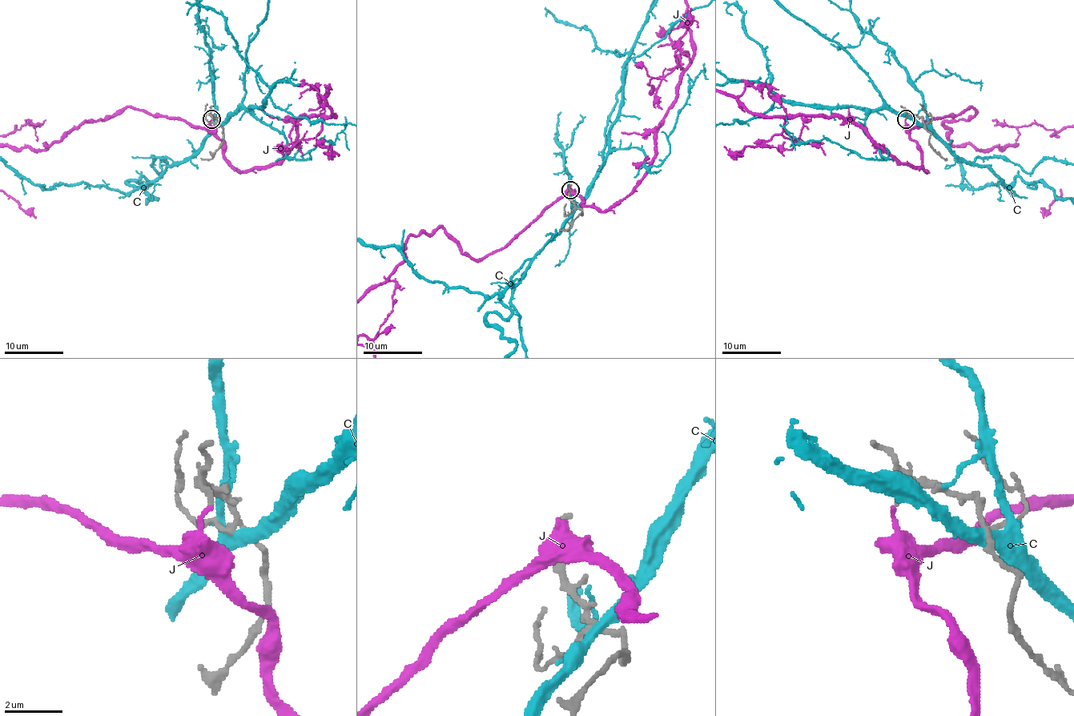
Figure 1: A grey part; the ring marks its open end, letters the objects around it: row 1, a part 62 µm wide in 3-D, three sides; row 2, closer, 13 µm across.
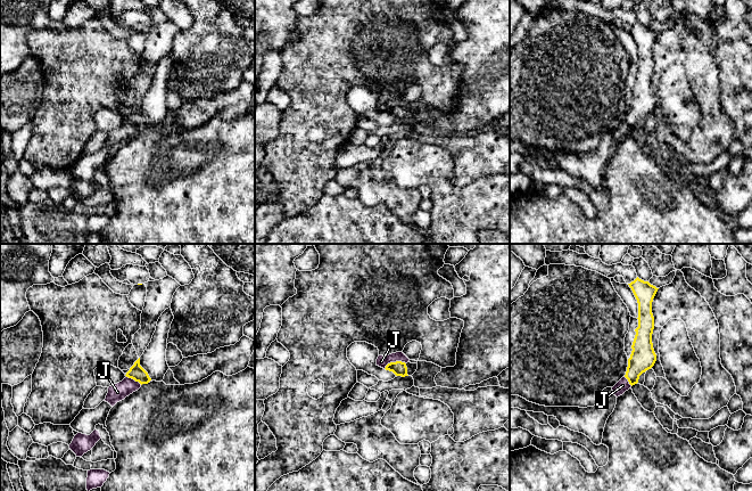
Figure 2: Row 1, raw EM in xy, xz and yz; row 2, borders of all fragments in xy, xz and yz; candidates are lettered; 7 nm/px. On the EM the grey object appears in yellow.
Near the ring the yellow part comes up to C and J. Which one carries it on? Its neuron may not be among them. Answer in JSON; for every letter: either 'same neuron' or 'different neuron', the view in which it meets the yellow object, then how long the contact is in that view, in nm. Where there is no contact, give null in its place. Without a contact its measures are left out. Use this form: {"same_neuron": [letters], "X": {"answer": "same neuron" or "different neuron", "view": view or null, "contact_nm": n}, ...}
{"same_neuron": [], "C": {"answer": "different neuron", "view": null}, "J": {"answer": "different neuron", "view": "xz", "contact_nm": 170}}

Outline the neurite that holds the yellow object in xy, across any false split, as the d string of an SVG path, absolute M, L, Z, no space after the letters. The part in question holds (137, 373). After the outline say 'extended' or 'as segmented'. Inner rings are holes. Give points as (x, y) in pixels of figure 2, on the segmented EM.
M140 358L125 375L141 384L141 387L117 402L109 411L106 429L111 445L117 452L116 469L101 486L101 491L255 491L255 369L245 370L226 376L215 371L201 382L184 385L166 385L164 382L152 380L140 366Z; extended

